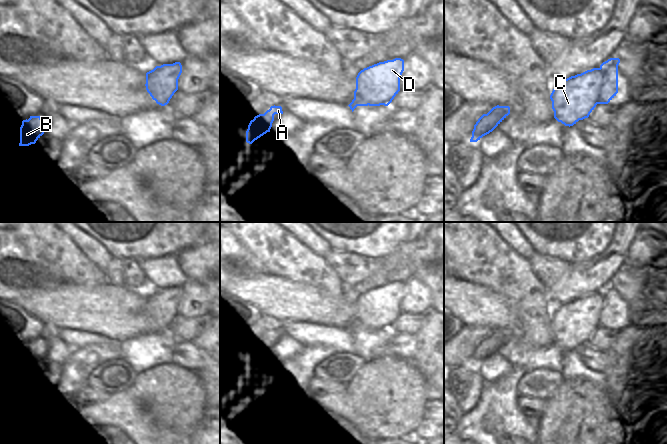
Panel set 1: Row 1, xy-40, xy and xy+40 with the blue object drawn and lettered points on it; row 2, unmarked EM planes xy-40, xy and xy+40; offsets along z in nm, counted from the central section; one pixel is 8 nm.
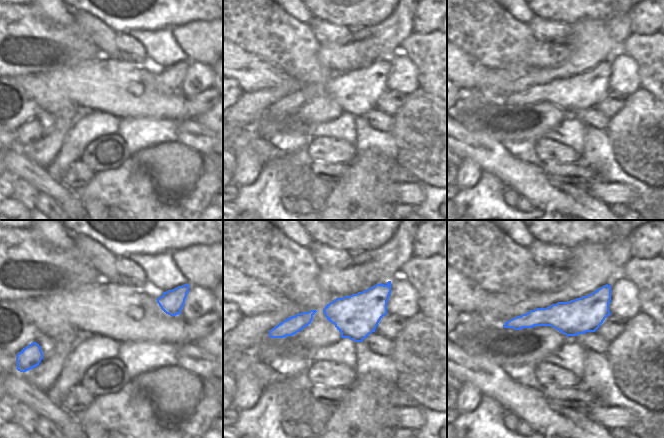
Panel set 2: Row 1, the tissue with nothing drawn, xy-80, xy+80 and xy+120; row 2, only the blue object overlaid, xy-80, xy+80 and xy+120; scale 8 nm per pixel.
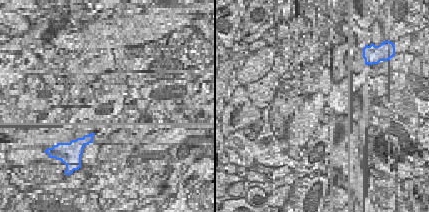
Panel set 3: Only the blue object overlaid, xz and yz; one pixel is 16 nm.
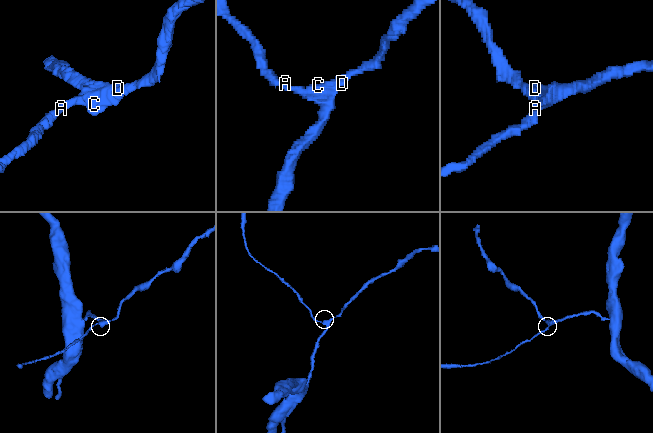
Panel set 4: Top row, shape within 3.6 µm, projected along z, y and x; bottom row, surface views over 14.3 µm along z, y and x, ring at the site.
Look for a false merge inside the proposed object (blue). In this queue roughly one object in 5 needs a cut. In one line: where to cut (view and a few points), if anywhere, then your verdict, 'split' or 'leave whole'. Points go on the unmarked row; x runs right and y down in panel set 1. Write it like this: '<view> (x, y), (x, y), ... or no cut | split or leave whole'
no cut | leave whole

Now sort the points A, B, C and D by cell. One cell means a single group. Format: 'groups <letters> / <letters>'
groups A B C D

